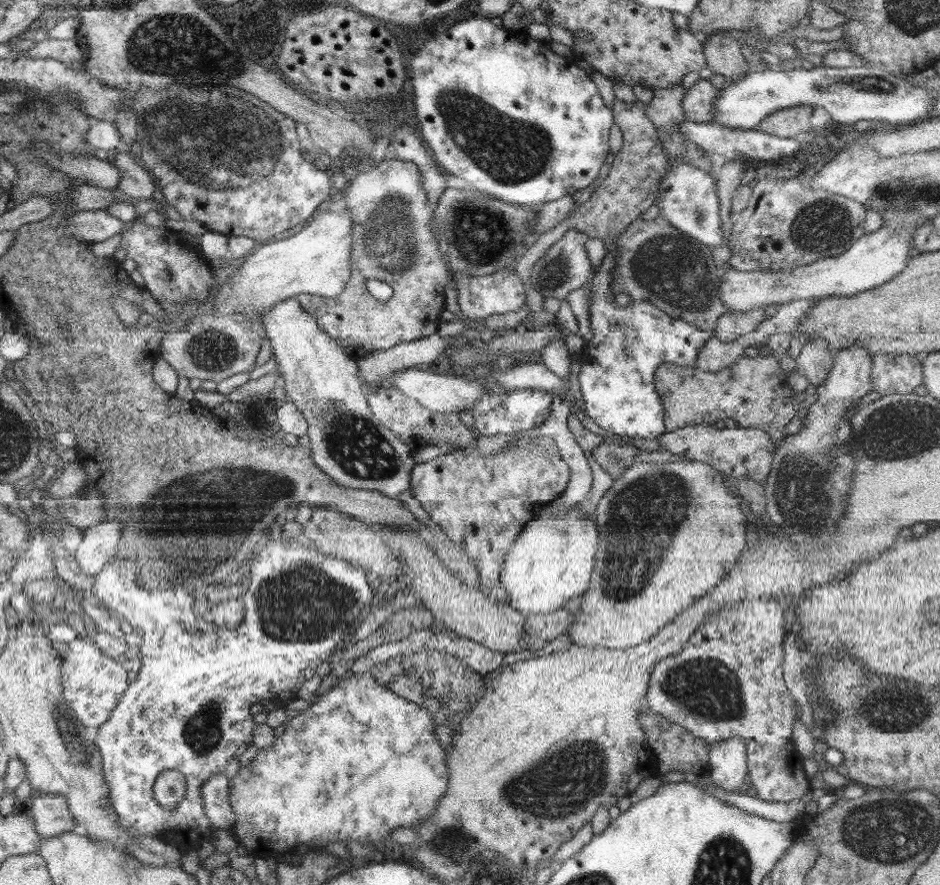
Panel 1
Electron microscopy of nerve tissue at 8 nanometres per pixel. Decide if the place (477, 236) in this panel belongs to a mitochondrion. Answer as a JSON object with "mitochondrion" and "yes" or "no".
{"mitochondrion":"yes"}

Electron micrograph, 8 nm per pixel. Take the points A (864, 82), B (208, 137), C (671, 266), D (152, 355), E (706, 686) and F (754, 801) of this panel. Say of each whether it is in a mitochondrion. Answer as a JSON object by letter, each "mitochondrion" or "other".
{"A":"mitochondrion","B":"mitochondrion","C":"mitochondrion","D":"other","E":"mitochondrion","F":"other"}

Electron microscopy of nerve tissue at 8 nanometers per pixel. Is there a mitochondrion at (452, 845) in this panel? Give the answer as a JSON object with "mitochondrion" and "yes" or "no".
{"mitochondrion":"yes"}

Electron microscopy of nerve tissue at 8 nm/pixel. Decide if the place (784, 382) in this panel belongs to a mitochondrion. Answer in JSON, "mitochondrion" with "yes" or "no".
{"mitochondrion":"no"}

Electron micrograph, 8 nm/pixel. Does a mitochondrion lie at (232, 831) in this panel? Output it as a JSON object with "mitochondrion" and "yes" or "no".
{"mitochondrion":"no"}

